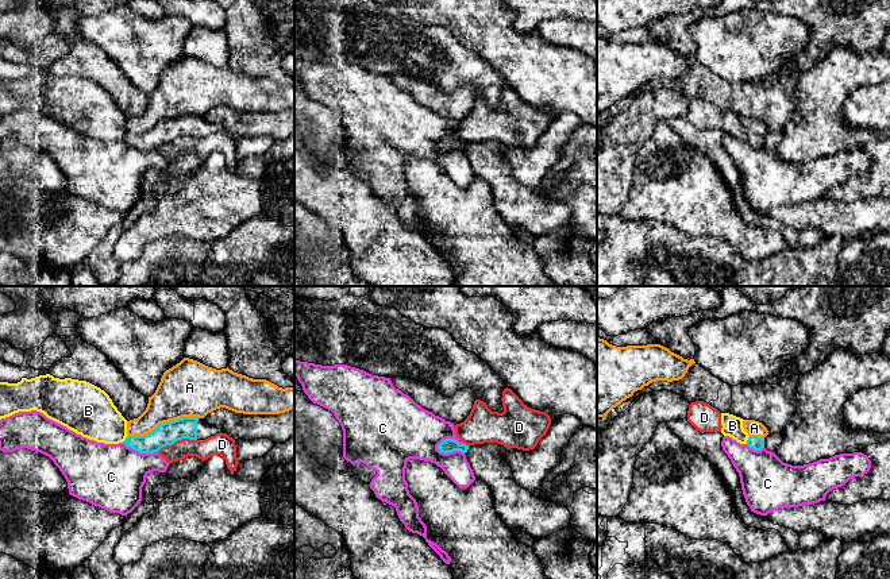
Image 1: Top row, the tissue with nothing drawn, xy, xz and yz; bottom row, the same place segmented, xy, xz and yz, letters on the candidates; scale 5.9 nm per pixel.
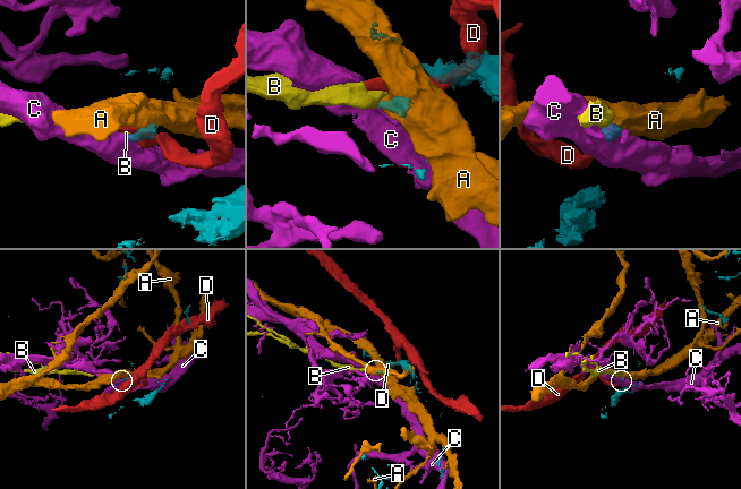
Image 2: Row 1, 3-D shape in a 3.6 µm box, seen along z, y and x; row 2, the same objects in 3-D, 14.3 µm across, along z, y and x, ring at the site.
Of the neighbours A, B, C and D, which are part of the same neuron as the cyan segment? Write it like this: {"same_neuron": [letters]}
{"same_neuron": []}

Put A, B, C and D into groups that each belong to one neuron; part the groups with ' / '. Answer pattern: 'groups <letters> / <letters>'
groups A / B D / C

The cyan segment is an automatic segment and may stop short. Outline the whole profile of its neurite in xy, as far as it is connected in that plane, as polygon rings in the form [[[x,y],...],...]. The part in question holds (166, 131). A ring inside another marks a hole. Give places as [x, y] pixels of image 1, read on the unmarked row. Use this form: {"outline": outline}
{"outline": [[[190,113],[159,121],[145,134],[127,134],[123,140],[140,151],[154,151],[182,136],[205,138],[220,130],[224,131],[221,127],[207,121],[204,116]]]}

